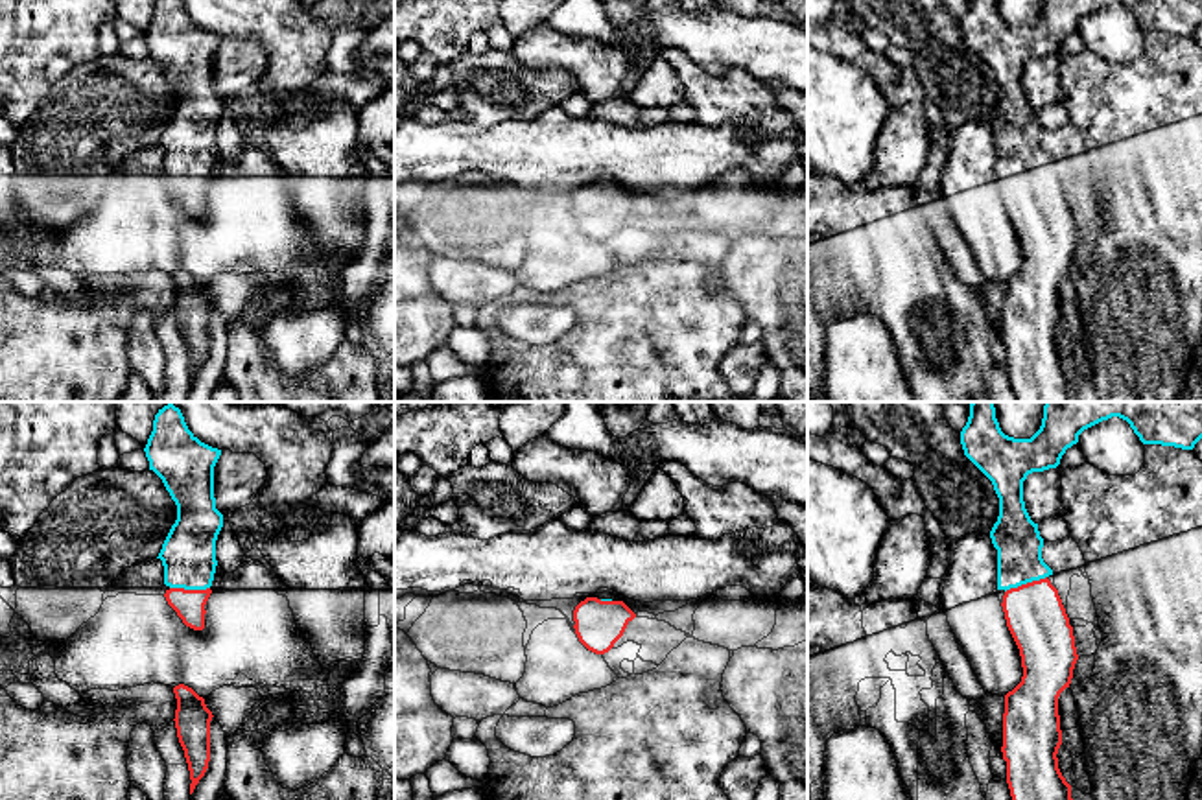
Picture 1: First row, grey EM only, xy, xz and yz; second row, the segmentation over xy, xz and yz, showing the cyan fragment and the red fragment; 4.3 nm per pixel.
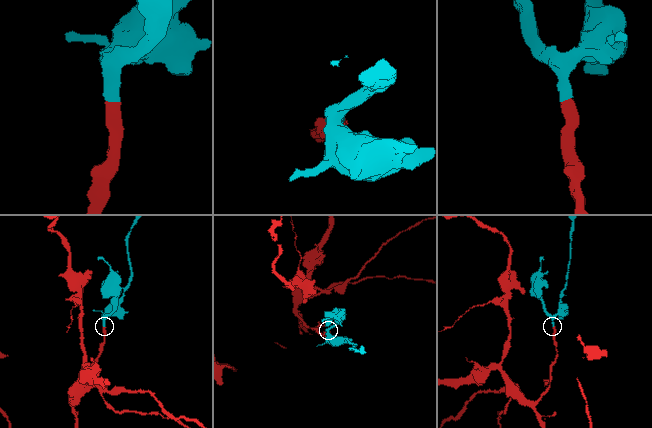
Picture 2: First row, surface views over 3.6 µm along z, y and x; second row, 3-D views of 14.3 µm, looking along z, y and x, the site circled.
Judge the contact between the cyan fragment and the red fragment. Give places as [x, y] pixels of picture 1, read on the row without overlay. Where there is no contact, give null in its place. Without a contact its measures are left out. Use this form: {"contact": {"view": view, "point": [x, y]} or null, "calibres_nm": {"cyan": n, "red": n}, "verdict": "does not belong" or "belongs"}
{"contact": {"view": "yz", "point": [1025, 170]}, "calibres_nm": {"cyan": 200, "red": 260}, "verdict": "belongs"}

